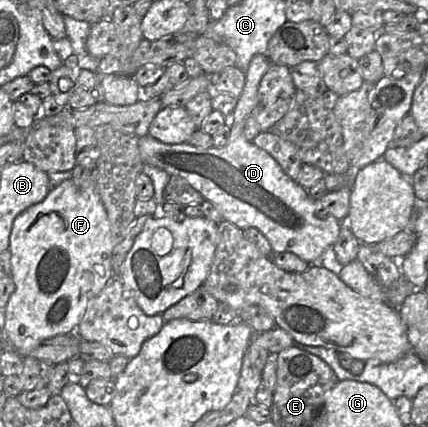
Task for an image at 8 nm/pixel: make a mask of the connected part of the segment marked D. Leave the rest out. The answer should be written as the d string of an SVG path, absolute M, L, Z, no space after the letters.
M263 54L255 55L250 61L246 71L245 86L238 99L238 104L231 117L226 117L230 119L231 134L224 147L200 148L188 142L167 144L156 140L149 134L139 138L138 147L145 164L161 168L170 176L178 175L185 179L205 200L211 201L216 206L223 220L229 221L241 229L257 228L267 238L275 254L291 252L311 265L328 247L335 244L342 222L333 215L320 218L318 216L318 212L322 210L320 201L312 198L307 189L292 180L269 153L246 140L244 136L245 121L252 116L260 82L271 65L267 55Z

